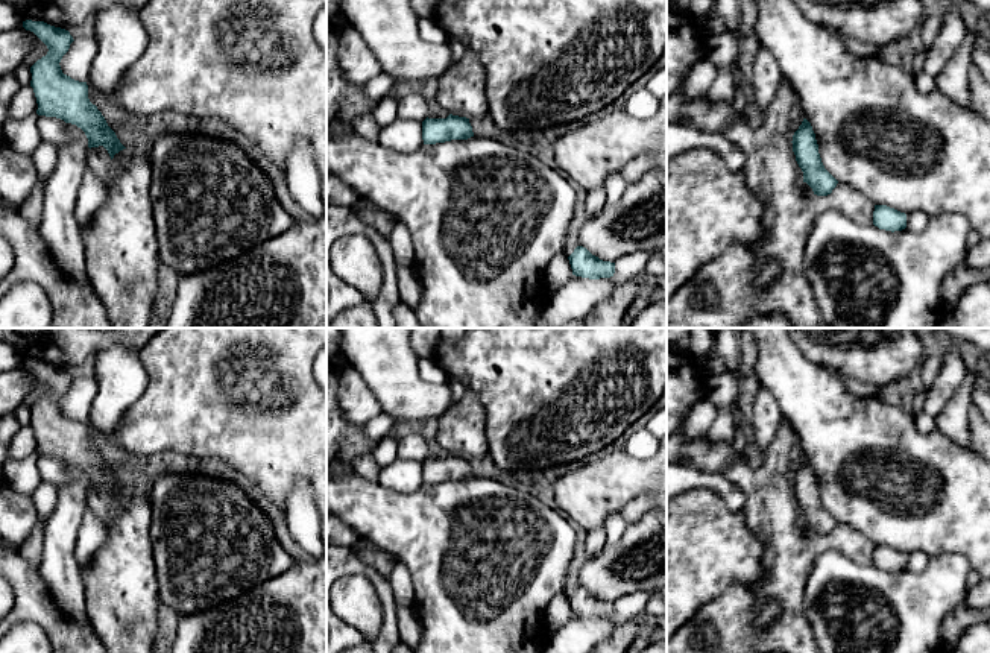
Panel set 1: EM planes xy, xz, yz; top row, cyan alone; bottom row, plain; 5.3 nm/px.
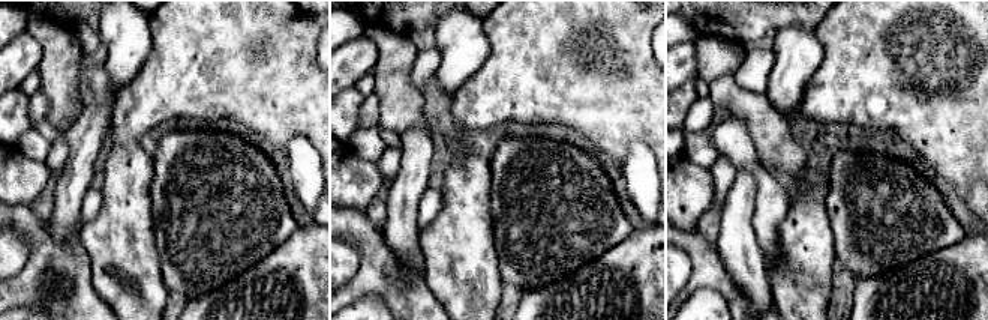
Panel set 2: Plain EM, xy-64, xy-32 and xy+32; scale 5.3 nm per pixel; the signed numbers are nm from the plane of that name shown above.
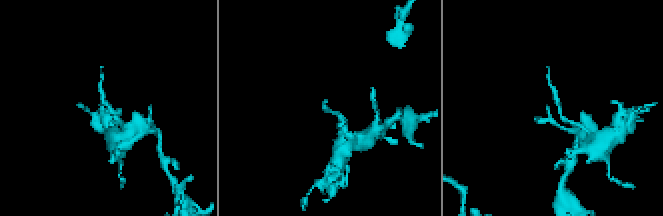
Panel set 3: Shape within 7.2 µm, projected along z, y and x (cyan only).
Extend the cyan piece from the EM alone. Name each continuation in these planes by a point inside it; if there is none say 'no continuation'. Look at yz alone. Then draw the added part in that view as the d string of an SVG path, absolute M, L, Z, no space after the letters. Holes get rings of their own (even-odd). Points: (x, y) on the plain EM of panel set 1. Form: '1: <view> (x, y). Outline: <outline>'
no continuation

